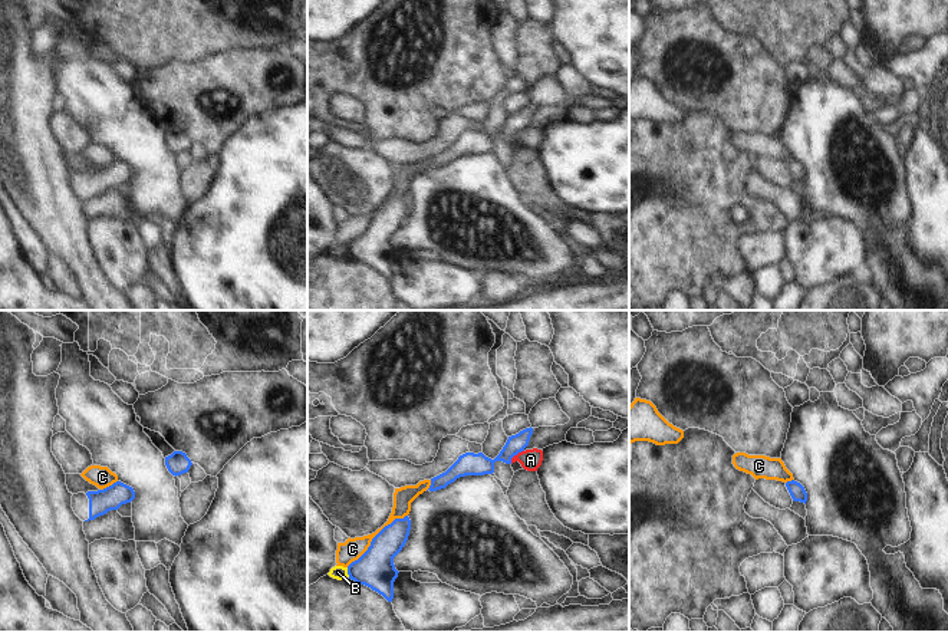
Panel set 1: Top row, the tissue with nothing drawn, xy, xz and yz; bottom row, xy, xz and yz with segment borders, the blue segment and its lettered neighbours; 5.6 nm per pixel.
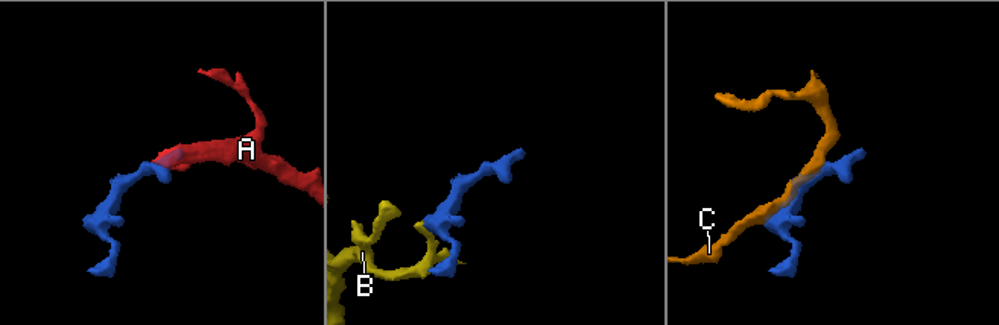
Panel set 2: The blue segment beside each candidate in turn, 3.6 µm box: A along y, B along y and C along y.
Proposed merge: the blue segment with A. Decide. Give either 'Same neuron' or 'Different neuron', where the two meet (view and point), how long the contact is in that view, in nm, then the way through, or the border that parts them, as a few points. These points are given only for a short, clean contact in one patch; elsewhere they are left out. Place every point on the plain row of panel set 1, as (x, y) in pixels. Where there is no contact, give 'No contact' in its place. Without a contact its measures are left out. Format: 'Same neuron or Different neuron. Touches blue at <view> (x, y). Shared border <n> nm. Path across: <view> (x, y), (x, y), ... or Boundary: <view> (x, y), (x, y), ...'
Different neuron. Touches blue at xz (514, 132). Shared border 110 nm. Boundary: xz (523, 128), (510, 141)

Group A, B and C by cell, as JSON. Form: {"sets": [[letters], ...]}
{"sets": [["A"], ["B"], ["C"]]}

